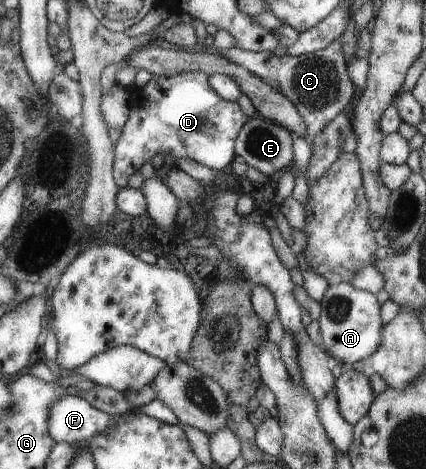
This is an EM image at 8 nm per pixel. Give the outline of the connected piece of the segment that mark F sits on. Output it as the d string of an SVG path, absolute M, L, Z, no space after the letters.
M61 394L49 404L46 418L54 443L75 444L87 442L92 435L105 431L124 415L109 415L91 407L79 396Z

